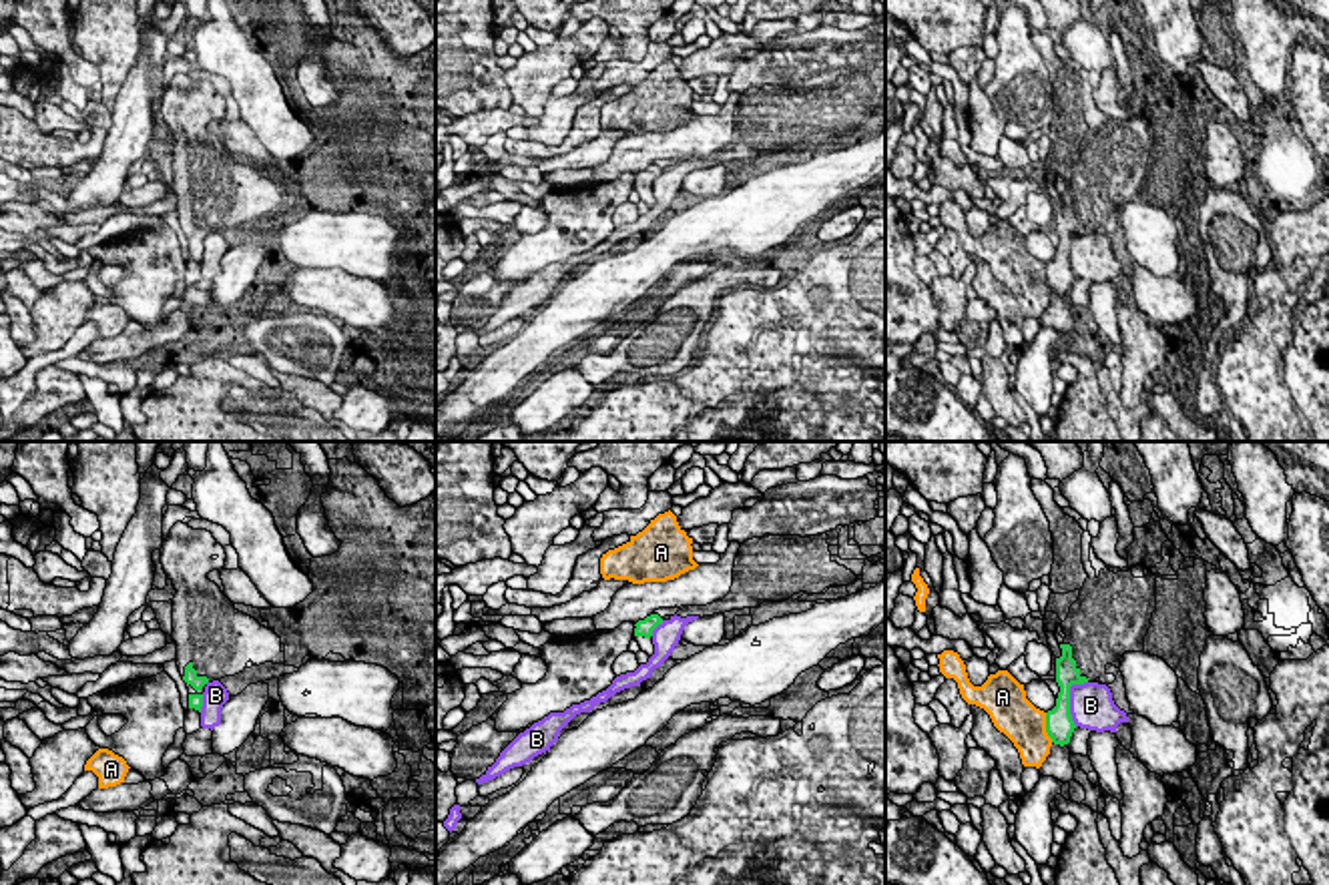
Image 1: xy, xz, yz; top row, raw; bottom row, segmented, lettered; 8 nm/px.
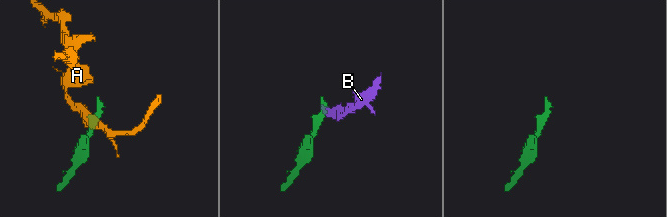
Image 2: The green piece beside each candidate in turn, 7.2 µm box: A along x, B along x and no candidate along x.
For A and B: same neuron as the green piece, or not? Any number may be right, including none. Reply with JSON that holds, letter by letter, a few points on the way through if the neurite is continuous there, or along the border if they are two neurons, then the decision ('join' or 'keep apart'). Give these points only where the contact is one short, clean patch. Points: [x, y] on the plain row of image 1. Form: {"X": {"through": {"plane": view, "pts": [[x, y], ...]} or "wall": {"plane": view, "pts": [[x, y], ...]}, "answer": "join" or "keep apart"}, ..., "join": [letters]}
{"A": {"answer": "keep apart"}, "B": {"answer": "keep apart"}, "join": []}

